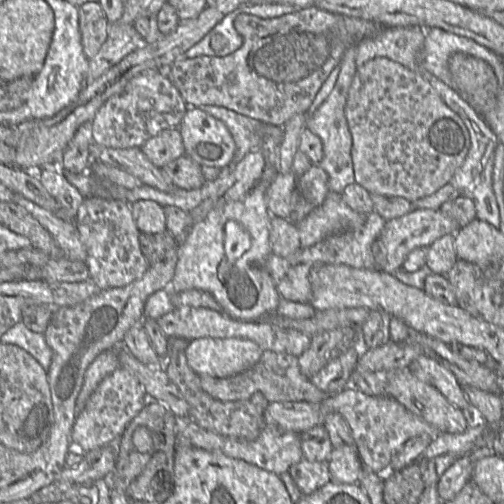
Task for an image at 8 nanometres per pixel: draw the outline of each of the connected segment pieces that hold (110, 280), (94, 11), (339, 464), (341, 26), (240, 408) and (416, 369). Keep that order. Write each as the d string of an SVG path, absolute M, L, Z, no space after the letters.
M87 196L73 222L87 251L90 280L100 289L120 288L142 277L149 263L140 249L141 232L133 219L132 204L108 197Z
M87 2L79 7L82 45L88 59L93 58L106 41L109 25L99 2Z
M334 447L326 463L333 481L341 484L359 483L362 463L354 448Z
M314 6L272 19L240 14L234 19L234 26L243 37L243 44L238 50L222 58L181 57L168 69L168 77L190 108L223 107L279 127L294 115L308 111L327 77L340 65L349 46L383 28L371 20L335 14Z
M172 337L169 338L164 369L187 401L190 420L206 430L234 440L256 440L265 427L264 411L270 402L261 393L255 393L249 399L239 401L225 402L213 398L203 390L200 376L189 367L185 351L180 348L171 348L172 339Z
M420 355L409 365L409 368L419 380L435 387L458 409L470 405L454 374L436 360Z

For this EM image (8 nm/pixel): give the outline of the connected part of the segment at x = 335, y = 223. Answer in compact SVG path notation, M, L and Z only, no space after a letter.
M330 191L324 202L298 224L301 245L310 247L331 234L357 228L366 215L353 211L341 194Z

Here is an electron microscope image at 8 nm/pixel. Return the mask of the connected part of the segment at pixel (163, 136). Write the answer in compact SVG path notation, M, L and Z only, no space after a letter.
M165 129L146 141L140 149L156 166L166 164L185 155L185 149L178 129Z

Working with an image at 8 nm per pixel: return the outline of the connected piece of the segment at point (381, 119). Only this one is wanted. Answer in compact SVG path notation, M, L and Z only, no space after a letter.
M375 58L357 69L348 91L345 105L345 117L352 136L351 158L354 170L354 183L363 187L371 195L378 194L401 197L410 202L416 202L417 200L427 197L444 185L450 183L455 171L463 164L470 147L470 135L462 119L446 105L430 82L425 79L420 72L413 71L388 58Z

